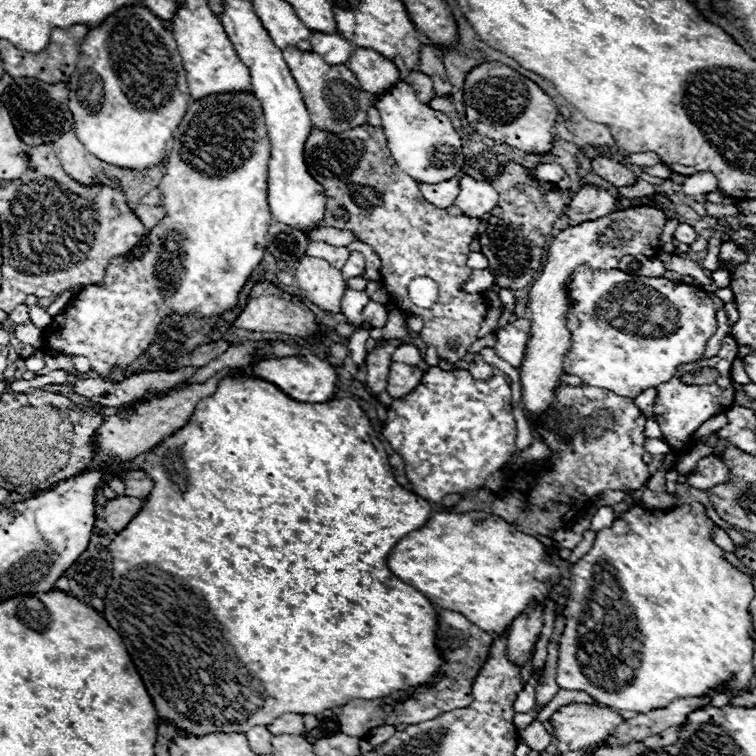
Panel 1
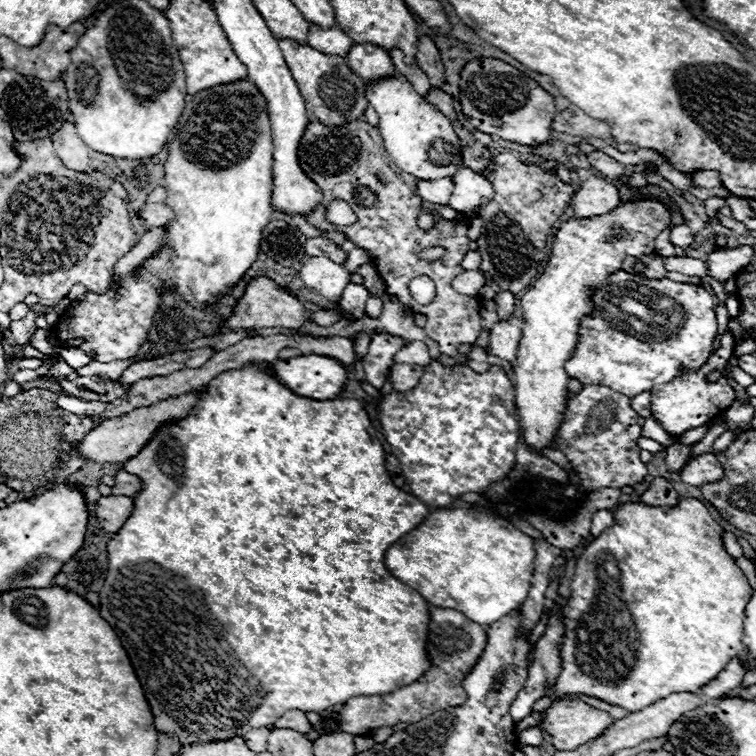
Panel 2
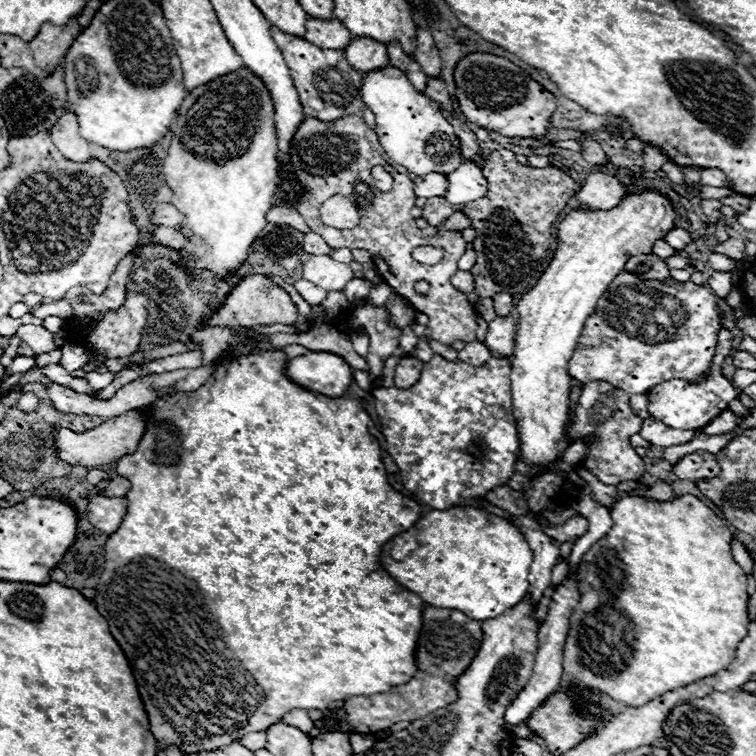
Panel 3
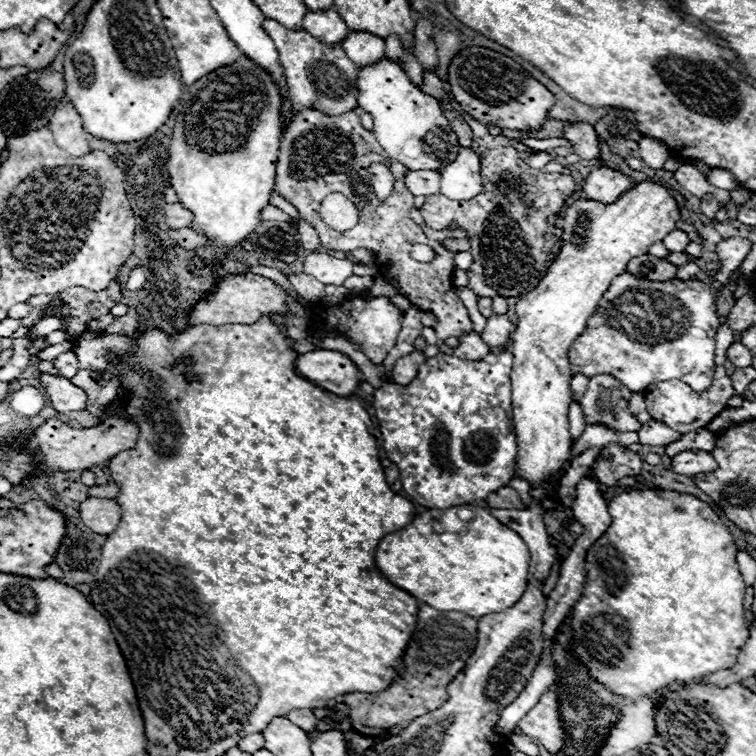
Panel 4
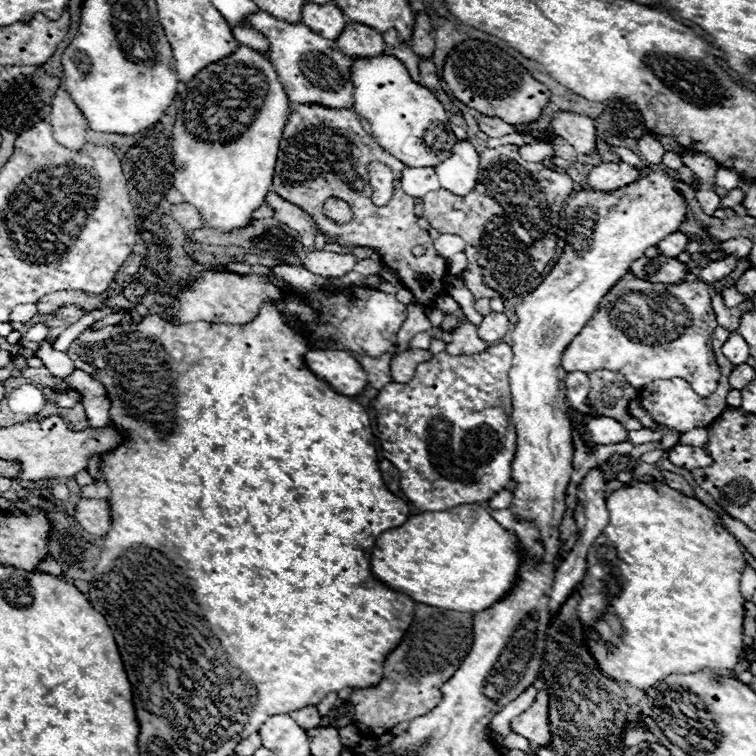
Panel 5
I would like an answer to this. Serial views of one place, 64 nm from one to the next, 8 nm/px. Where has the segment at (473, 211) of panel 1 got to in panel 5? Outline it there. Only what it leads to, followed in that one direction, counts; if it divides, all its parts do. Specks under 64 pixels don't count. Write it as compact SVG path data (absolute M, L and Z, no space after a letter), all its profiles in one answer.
M456 140L450 158L434 166L440 186L454 194L468 194L474 190L478 178L478 152L470 140Z

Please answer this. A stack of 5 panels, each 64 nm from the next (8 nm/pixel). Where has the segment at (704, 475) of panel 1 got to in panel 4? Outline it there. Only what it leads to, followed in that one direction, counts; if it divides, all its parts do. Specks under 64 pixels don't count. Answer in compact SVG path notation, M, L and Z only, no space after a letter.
M684 450L684 452L680 452L680 454L676 454L672 458L672 468L678 474L694 476L694 474L700 474L700 472L716 470L716 462L714 462L710 452L704 452L704 450Z

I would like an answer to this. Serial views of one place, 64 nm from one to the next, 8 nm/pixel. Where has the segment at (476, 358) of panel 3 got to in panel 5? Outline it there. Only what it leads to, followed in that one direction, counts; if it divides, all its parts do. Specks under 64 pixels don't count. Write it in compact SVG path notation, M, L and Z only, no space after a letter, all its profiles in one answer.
M462 322L452 330L452 342L446 344L444 352L452 354L452 356L460 356L460 354L474 354L474 352L482 352L486 350L486 342L482 342L478 338L476 326L472 322Z

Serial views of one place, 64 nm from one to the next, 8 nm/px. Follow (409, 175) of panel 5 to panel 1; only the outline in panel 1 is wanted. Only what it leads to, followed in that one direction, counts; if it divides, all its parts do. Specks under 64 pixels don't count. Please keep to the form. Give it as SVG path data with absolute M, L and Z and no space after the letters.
M450 178L438 184L420 184L420 192L426 198L426 202L438 206L438 208L448 208L454 204L454 198L458 196L458 178Z

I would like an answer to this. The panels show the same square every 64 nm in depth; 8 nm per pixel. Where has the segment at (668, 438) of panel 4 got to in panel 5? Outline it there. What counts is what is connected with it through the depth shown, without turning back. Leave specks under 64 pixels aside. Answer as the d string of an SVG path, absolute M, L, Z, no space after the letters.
M658 426L656 430L648 430L648 428L642 428L642 430L634 430L634 432L628 432L628 442L630 442L630 444L660 442L660 440L662 440L662 434L664 434L664 428L662 428L662 426Z

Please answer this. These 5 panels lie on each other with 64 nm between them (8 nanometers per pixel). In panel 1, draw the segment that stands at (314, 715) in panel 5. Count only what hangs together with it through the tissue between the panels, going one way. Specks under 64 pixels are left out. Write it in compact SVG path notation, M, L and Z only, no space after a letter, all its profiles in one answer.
M282 714L282 718L274 720L268 730L272 734L304 734L304 716L302 714Z

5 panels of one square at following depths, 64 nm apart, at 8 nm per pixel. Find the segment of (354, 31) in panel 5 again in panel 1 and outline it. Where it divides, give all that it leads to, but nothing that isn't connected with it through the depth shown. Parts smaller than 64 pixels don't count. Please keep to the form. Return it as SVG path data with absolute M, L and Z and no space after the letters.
M356 48L346 66L360 80L360 86L372 96L378 96L400 80L400 72L394 62L384 58L382 54L376 54L374 50Z

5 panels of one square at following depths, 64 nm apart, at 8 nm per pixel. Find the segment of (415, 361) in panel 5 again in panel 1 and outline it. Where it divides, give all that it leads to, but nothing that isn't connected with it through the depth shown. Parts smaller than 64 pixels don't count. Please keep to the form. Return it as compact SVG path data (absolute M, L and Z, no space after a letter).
M400 362L390 364L390 374L388 374L388 392L392 398L400 398L408 392L412 392L420 380L422 380L422 370L416 366L406 366Z

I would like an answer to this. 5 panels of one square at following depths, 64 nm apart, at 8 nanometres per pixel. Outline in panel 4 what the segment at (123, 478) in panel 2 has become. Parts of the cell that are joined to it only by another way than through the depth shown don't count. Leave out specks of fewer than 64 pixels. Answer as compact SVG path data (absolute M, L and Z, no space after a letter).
M108 482L108 484L102 484L102 486L92 486L88 490L88 496L102 496L102 498L114 498L118 494L118 486Z

